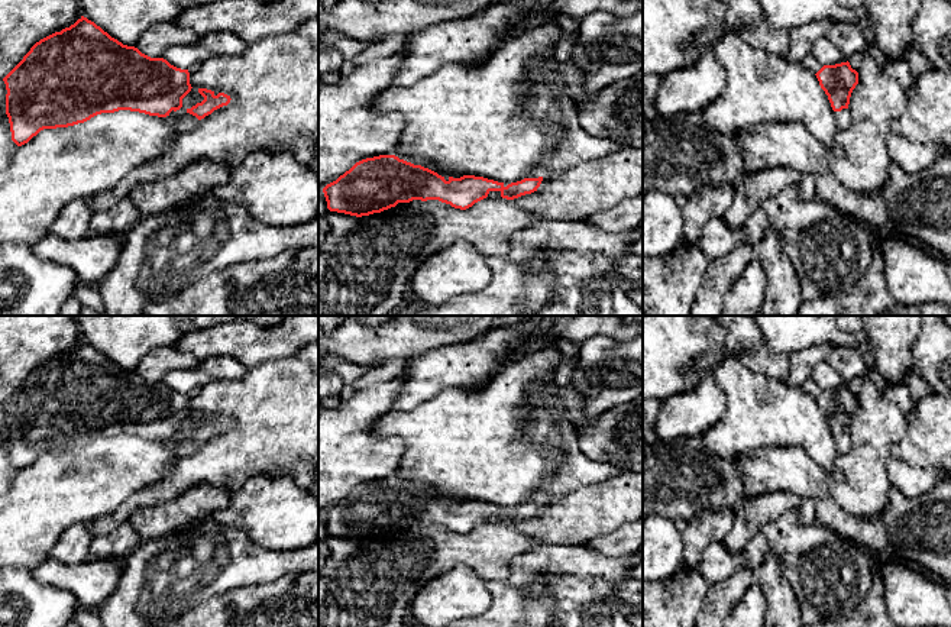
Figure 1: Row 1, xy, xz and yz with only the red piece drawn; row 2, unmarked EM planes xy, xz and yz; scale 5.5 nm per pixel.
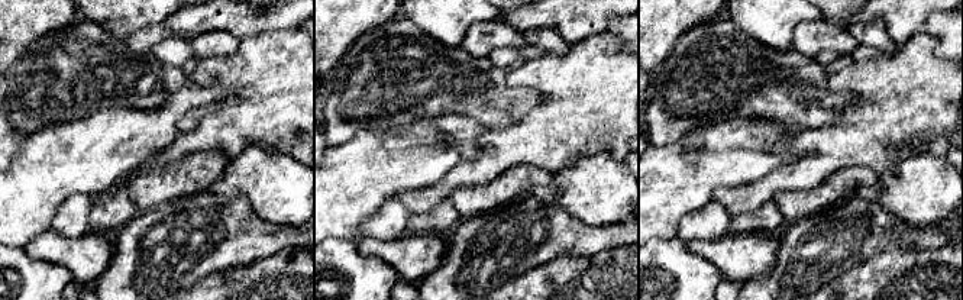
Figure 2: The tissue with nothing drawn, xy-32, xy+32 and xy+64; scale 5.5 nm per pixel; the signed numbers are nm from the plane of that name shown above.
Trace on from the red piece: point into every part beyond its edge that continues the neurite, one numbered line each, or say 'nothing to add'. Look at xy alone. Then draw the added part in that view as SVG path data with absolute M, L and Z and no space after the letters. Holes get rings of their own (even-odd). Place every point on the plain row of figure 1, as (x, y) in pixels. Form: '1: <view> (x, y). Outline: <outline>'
1: xy (186, 446). Outline: M172 434L169 439L178 440L175 452L179 458L194 455L200 447L200 445L195 440L184 434L177 434L177 436Z

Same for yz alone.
1: yz (843, 443). Outline: M842 433L841 436L834 436L835 439L835 449L838 455L845 455L850 452L853 443L850 433Z

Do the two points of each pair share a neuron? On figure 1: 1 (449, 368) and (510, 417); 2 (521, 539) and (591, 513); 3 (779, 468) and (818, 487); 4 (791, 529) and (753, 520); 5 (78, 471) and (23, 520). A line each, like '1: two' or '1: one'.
1: two
2: one
3: one
4: two
5: one

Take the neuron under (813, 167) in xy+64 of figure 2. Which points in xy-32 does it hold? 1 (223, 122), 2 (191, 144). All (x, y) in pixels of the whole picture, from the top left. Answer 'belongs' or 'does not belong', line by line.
1: belongs
2: belongs

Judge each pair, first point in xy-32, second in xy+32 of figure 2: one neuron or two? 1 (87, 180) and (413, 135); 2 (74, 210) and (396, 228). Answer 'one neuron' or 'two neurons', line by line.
1: two neurons
2: one neuron

